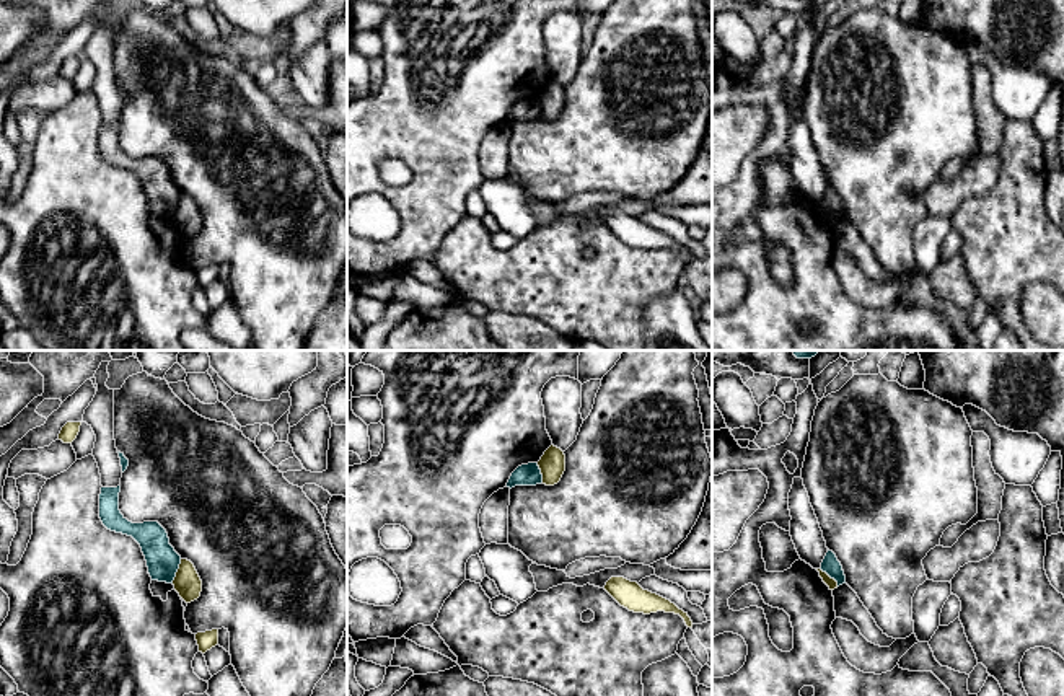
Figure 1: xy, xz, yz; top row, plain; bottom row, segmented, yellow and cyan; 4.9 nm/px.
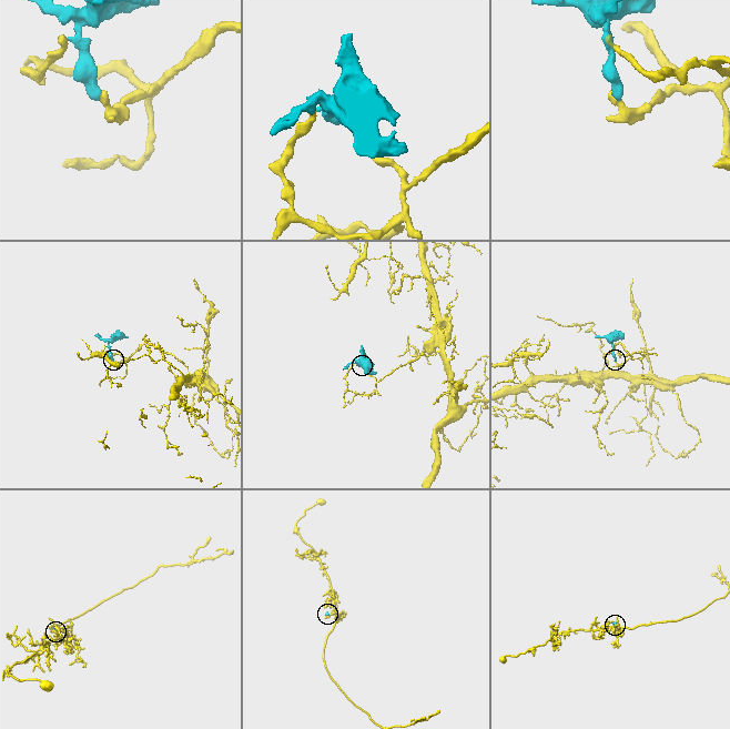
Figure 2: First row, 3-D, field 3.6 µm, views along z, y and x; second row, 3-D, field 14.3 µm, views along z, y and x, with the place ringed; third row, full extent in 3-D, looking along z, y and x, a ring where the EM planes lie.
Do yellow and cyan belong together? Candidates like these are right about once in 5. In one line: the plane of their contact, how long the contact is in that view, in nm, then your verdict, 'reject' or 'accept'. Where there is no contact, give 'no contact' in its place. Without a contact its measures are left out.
xy | 130 nm | reject

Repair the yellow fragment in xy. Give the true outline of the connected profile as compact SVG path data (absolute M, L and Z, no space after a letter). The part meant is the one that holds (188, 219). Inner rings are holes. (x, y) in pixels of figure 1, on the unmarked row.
M181 194L173 220L186 238L191 238L200 231L202 215L191 196Z

